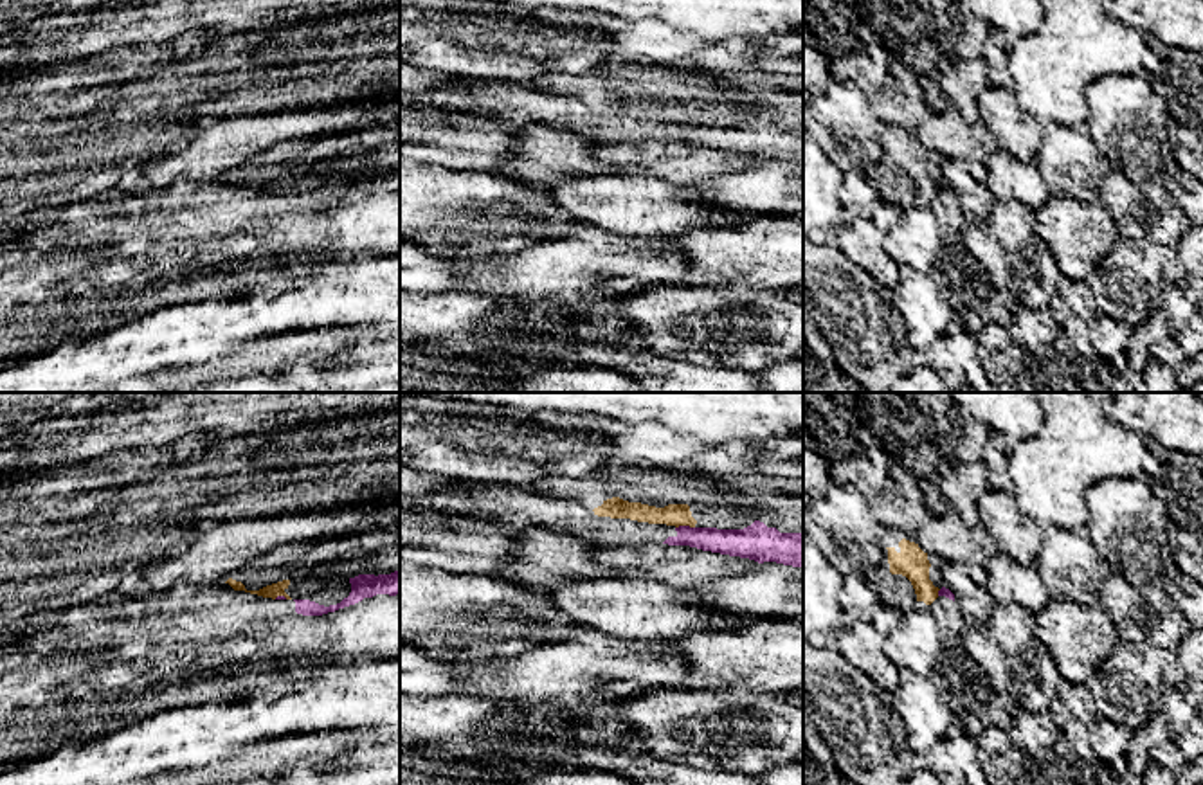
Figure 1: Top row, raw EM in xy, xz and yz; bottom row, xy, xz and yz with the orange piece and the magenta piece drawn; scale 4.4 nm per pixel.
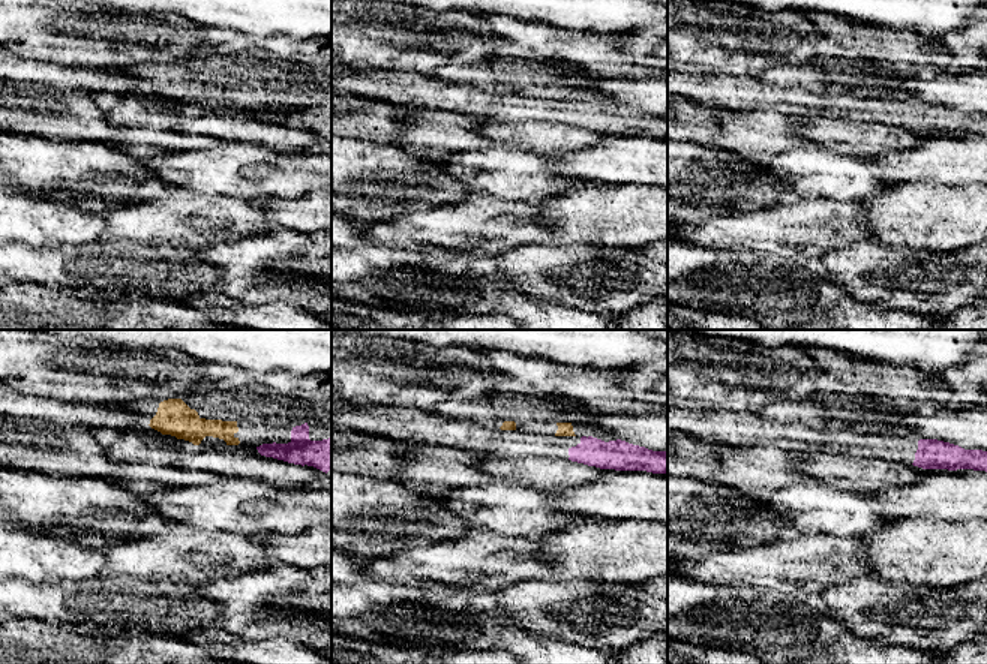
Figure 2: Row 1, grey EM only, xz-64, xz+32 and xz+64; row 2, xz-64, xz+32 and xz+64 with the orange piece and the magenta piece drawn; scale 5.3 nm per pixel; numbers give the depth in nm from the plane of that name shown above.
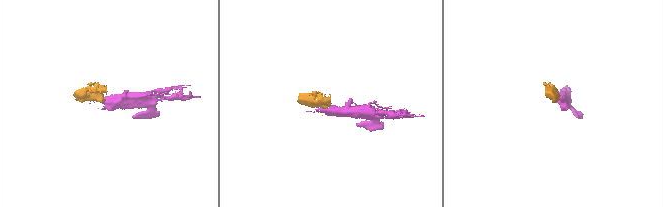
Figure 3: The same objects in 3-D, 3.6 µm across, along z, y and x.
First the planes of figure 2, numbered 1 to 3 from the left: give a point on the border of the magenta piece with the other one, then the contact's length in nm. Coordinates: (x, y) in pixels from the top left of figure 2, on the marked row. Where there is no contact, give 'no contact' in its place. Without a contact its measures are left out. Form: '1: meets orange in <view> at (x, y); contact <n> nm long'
1: no contact
2: no contact
3: no contact

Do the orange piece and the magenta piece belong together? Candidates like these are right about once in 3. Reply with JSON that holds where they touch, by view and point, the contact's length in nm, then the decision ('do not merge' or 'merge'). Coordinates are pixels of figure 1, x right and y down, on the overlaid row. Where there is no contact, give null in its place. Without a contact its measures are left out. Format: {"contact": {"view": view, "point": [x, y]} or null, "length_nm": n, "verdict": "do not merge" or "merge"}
{"contact": {"view": "xz", "point": [685, 524]}, "length_nm": 90, "verdict": "do not merge"}

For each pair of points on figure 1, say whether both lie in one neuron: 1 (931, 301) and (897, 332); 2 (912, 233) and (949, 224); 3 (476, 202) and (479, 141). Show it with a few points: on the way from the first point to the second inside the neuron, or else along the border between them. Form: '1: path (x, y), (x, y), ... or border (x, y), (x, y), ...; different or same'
1: border (901, 319), (906, 330), (906, 342), (913, 351); different
2: border (930, 206), (944, 240); different
3: border (443, 166), (490, 171); different

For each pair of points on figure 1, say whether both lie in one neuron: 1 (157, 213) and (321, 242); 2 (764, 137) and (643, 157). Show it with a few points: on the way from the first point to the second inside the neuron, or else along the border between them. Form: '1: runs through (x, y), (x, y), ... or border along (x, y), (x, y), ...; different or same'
1: border along (283, 213), (231, 233), (206, 233), (202, 236); different
2: border along (663, 139), (746, 155); different

